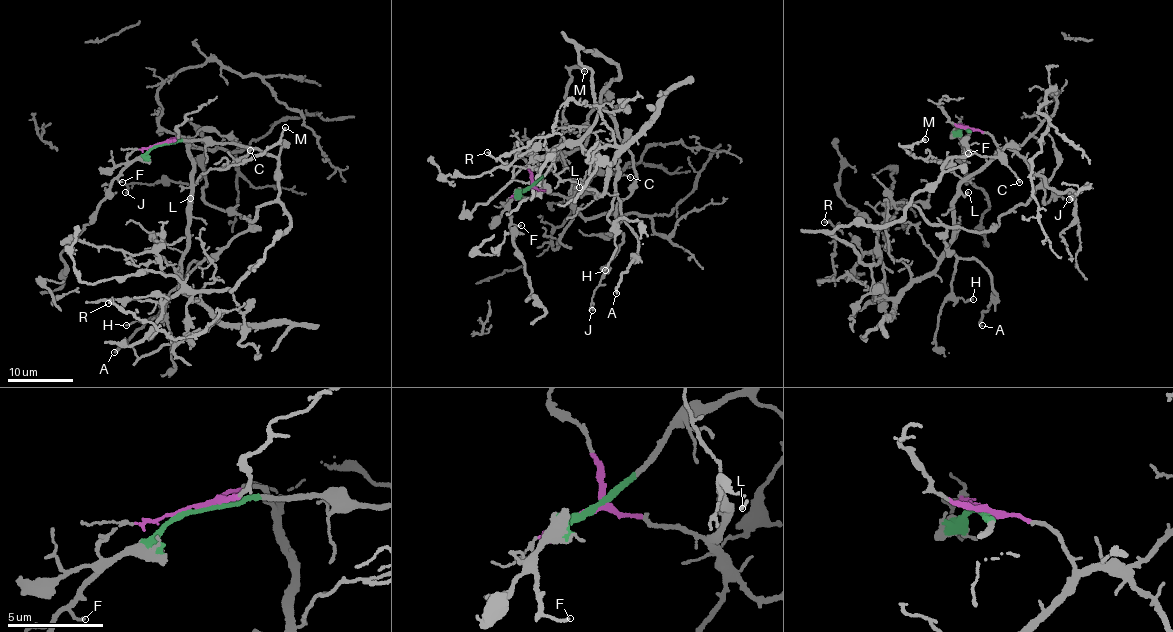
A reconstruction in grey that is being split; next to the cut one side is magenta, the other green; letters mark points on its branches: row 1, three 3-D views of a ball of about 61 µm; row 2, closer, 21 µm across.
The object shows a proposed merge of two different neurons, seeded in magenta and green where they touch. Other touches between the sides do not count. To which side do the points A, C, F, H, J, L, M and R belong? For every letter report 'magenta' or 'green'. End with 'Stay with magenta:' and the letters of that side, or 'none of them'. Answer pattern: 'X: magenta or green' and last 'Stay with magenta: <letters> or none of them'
A: green
C: green
F: green
H: green
J: green
L: magenta
M: magenta
R: magenta
Stay with magenta: L, M, R

